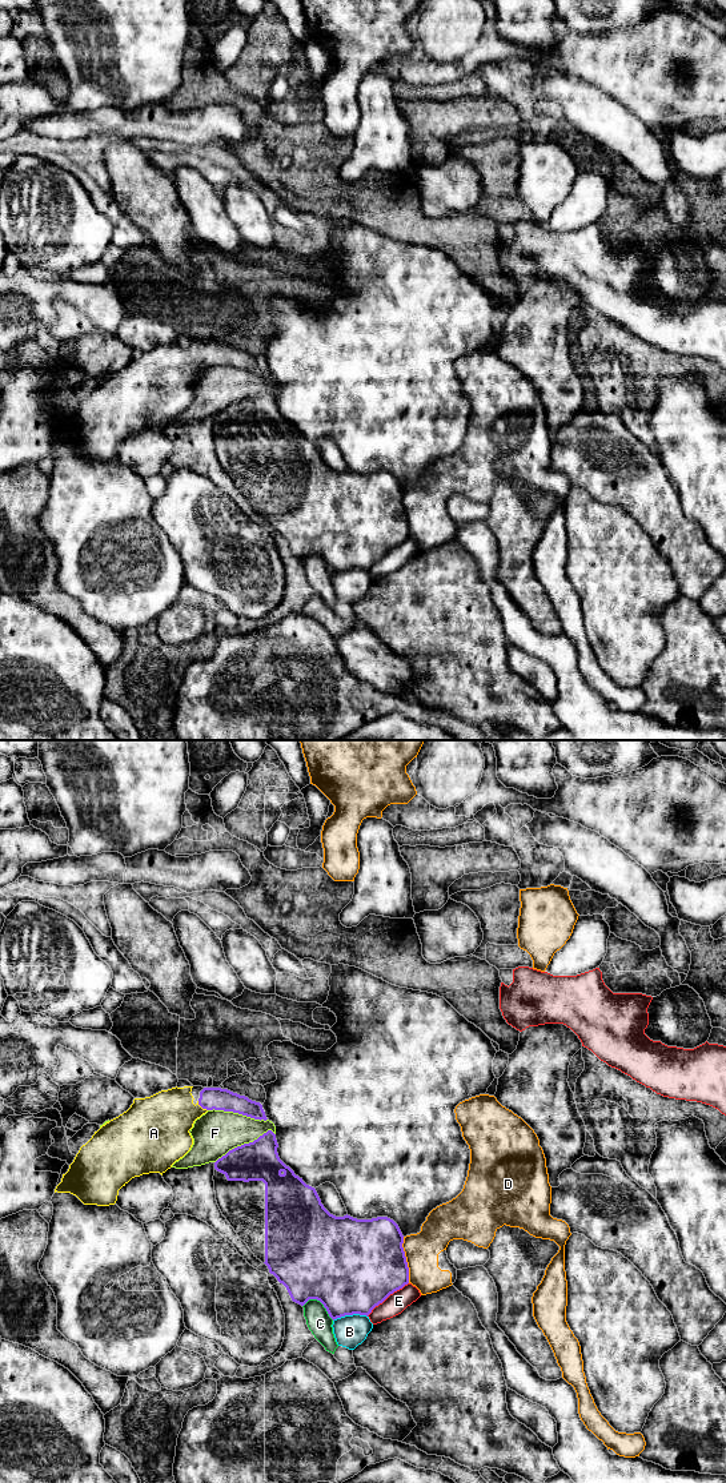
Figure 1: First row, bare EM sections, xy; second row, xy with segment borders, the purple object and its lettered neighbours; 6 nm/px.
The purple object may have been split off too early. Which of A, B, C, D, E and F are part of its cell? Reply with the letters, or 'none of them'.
A

